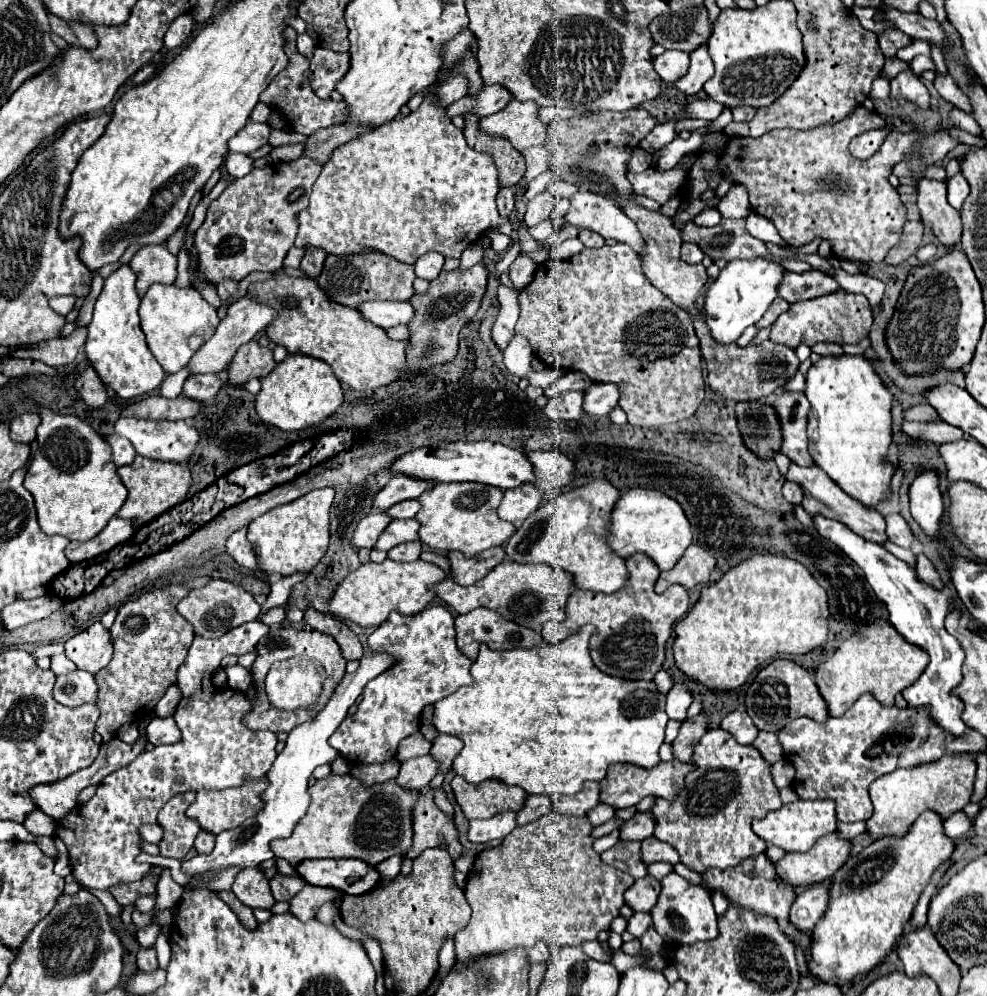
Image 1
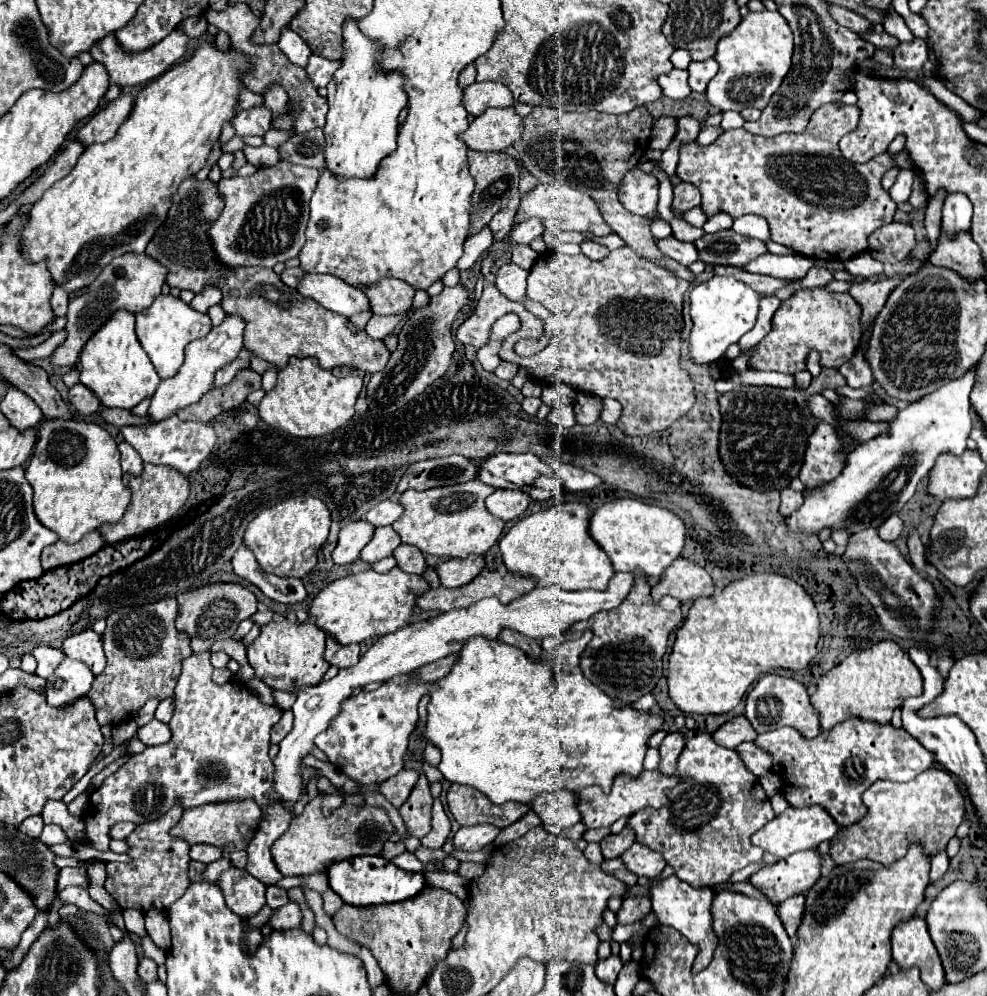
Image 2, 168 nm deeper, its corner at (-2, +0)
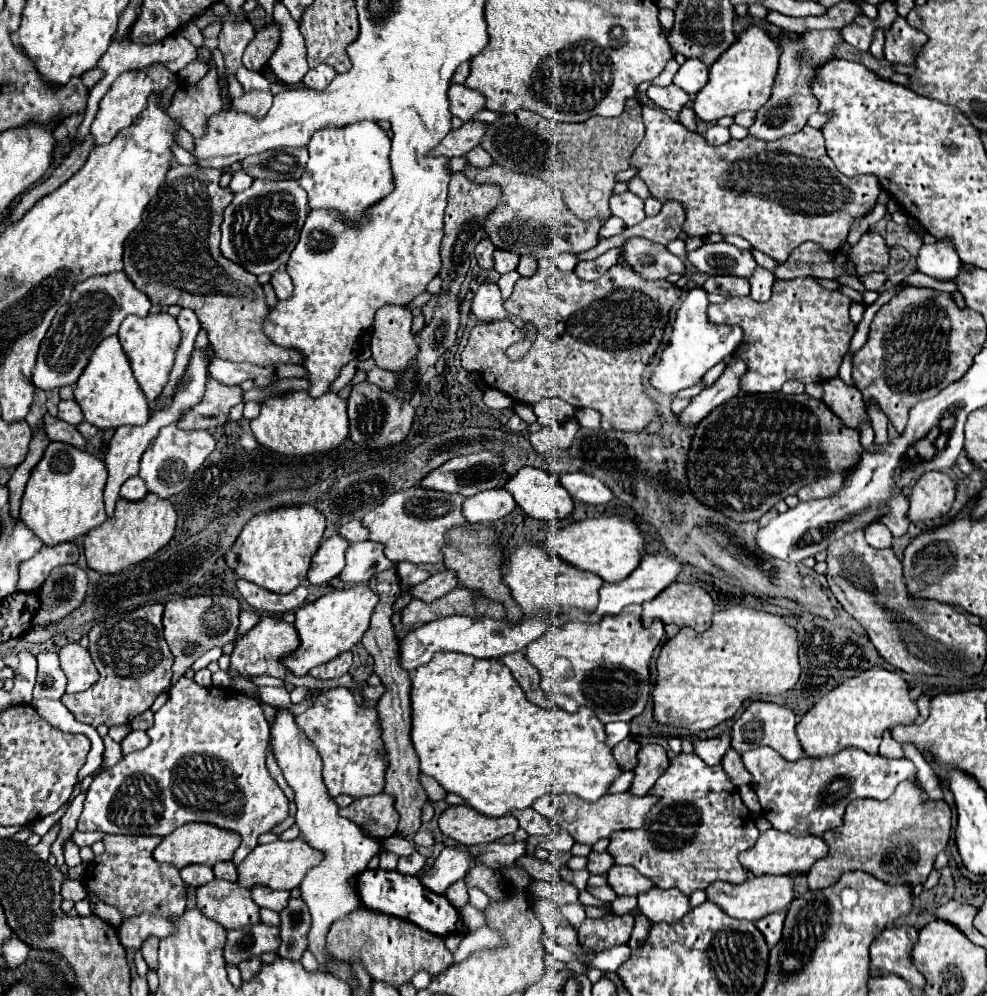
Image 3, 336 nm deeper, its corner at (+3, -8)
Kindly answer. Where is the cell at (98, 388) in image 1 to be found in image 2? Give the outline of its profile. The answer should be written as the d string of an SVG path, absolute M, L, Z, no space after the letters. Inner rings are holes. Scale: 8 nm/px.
M75 384L69 390L69 402L75 406L79 414L95 414L99 410L99 400L95 400L93 392L89 392L83 384Z

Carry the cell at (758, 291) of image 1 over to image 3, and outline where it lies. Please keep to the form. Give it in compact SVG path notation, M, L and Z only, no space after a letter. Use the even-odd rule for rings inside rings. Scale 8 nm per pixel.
M704 288L688 290L682 306L676 312L670 346L662 352L660 364L652 374L652 386L666 394L676 394L702 380L702 376L720 360L730 356L742 342L742 328L732 324L710 324L708 320L708 292Z

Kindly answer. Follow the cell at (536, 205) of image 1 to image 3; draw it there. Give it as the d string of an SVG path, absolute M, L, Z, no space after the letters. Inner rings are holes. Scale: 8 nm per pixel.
M496 250L494 252L494 262L496 262L496 270L498 274L506 274L510 270L514 270L520 262L520 256L518 254L512 254L512 252L506 252L506 250Z

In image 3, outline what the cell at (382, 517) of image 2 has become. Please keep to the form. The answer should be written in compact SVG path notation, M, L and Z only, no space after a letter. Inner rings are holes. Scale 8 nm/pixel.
M352 520L348 524L344 524L340 528L340 536L344 536L350 542L360 542L360 540L368 540L368 528L360 522L360 520Z

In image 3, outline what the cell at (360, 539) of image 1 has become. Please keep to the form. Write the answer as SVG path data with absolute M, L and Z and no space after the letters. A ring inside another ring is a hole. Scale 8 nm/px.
M338 534L330 536L312 558L312 566L308 570L308 582L324 584L324 582L336 578L344 568L344 556L346 556L348 546L350 544L346 544L346 540L342 540L342 536L338 536Z

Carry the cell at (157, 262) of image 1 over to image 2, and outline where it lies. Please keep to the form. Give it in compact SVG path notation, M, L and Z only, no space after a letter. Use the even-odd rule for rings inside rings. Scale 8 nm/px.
M127 254L127 256L119 256L119 258L111 260L111 264L107 264L103 268L103 272L87 286L87 292L75 296L69 302L67 324L65 324L67 338L49 356L51 364L53 366L61 366L61 368L63 366L75 366L79 362L79 354L81 354L83 346L87 344L87 340L117 310L127 310L131 314L137 314L137 312L149 308L153 304L155 296L159 296L159 292L163 288L163 276L165 276L165 272L167 272L167 268L163 268L161 264L155 264L155 260L151 260L145 254Z

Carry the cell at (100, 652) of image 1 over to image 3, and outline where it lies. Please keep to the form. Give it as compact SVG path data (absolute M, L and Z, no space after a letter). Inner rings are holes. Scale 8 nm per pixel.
M70 642L60 648L60 666L68 676L66 692L82 692L88 690L94 682L98 682L98 670L86 648L78 642Z

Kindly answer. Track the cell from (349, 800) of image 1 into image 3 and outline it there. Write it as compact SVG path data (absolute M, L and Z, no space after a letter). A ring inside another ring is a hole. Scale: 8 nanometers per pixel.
M302 836L288 840L288 842L278 840L272 844L260 844L238 866L238 882L244 888L262 884L274 890L292 890L302 884L302 880L306 878L306 872L314 868L318 862L322 862L322 852L314 852L314 848L310 848L310 844L302 840Z

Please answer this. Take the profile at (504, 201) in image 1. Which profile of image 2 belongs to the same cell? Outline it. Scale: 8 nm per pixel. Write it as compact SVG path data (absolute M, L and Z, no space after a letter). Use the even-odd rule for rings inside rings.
M505 208L505 210L499 210L493 220L489 222L489 228L493 232L493 240L495 242L501 242L507 238L507 234L511 232L513 228L513 216L515 216L515 210L511 208Z

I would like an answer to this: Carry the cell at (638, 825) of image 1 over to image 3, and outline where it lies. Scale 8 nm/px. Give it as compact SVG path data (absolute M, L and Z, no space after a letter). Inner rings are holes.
M590 852L588 854L588 872L590 874L606 874L614 864L608 852Z

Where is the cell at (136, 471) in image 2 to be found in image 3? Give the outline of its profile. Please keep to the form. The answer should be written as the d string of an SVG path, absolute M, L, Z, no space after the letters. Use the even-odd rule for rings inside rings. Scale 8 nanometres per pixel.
M132 476L130 480L126 480L126 484L122 484L120 488L120 498L126 498L126 500L142 500L146 496L146 484L142 478L138 476Z

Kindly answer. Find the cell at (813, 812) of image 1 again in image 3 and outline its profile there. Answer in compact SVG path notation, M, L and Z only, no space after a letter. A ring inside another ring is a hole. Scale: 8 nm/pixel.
M770 828L760 834L758 842L742 852L738 858L742 866L746 866L752 874L762 876L762 874L800 874L808 872L812 864L818 858L824 858L828 854L828 844L820 836L794 836L790 832L778 832L776 828Z

